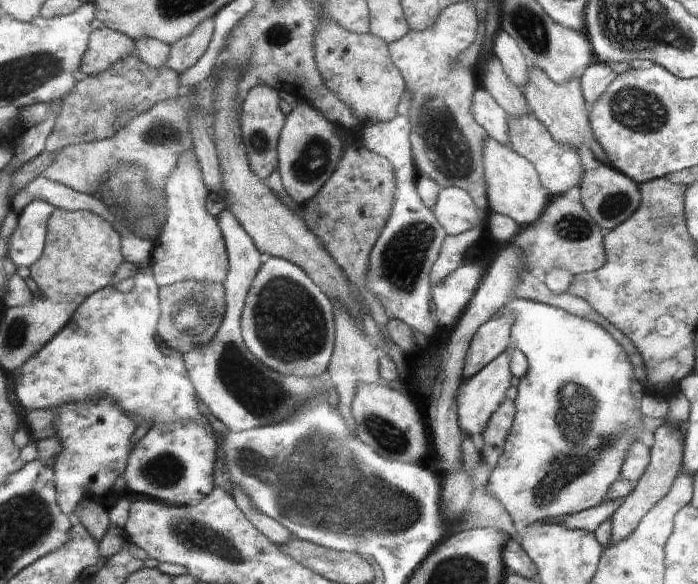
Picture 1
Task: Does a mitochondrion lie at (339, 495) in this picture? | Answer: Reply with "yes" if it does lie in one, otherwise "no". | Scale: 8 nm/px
yes

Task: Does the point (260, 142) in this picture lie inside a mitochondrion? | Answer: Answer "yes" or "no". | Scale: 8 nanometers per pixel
yes

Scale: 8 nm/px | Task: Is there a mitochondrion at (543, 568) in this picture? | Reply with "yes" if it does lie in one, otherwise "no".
no

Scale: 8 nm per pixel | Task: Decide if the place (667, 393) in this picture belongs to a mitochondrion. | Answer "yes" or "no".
no

